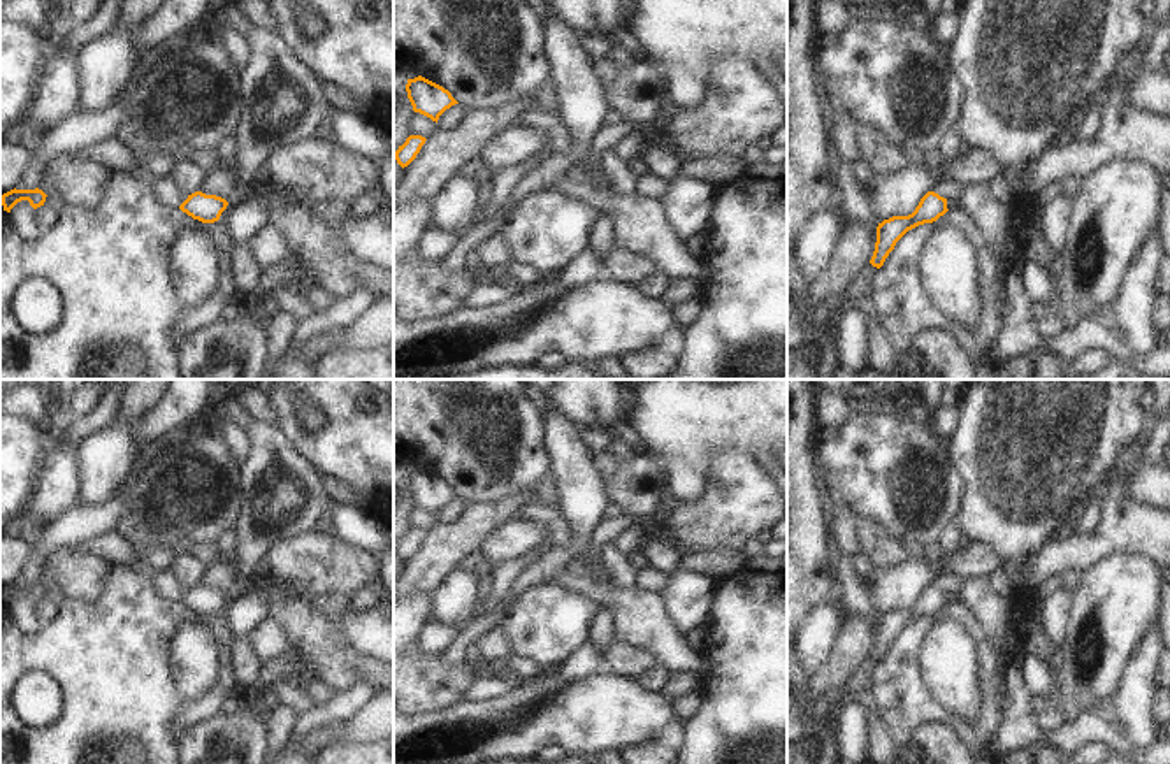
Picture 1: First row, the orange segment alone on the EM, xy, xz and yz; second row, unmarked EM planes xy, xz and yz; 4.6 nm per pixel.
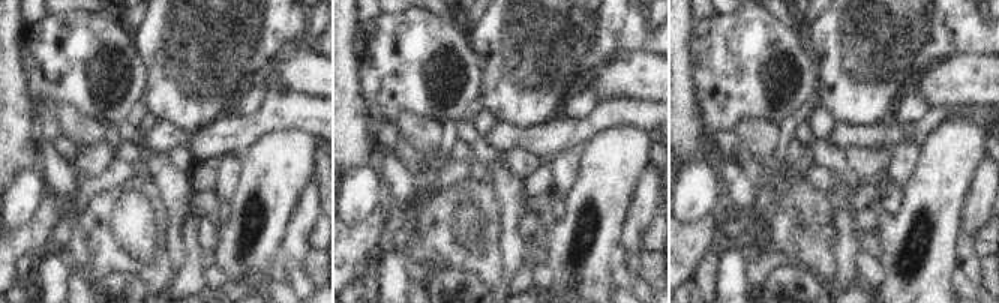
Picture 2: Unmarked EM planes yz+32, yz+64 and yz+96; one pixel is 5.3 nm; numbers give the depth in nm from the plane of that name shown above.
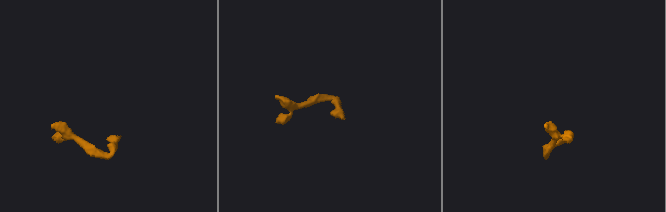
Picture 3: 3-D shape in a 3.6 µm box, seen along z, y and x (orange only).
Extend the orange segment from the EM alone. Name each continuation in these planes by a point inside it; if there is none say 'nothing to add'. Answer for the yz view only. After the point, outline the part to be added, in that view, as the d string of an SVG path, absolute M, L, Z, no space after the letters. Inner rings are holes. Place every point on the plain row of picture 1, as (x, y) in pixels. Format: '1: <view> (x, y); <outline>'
nothing to add

